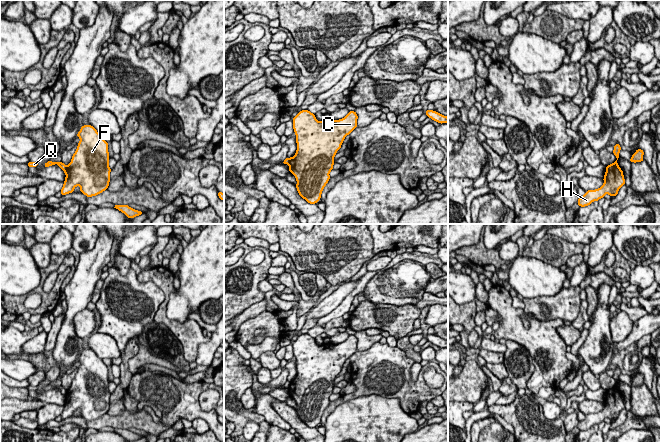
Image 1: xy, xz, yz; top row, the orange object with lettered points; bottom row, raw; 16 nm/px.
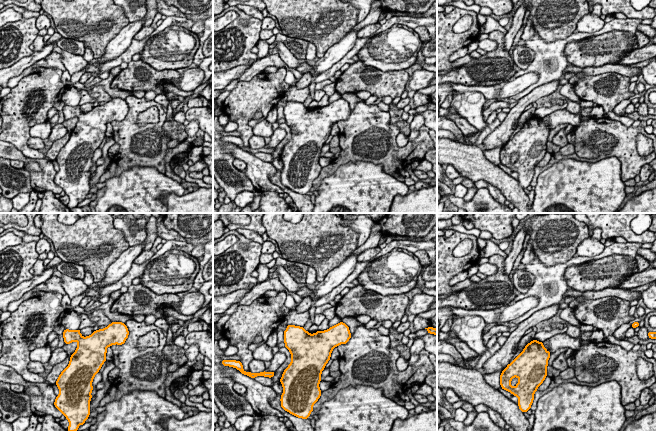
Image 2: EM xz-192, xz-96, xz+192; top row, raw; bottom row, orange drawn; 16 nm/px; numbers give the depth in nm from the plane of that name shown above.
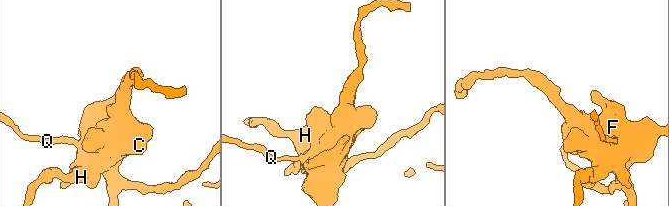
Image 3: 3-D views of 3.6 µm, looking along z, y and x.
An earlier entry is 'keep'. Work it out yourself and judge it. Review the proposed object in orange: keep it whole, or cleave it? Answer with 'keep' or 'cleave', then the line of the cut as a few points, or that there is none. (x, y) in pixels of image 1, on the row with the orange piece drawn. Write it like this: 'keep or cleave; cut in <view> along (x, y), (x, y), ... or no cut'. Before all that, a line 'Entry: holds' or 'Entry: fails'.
Entry: fails
cleave; cut in xy along (67, 166), (64, 171)

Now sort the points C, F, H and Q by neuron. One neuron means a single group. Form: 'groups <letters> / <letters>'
groups C F H / Q

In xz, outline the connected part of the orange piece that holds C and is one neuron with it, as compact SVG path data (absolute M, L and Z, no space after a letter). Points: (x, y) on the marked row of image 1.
M302 110L293 118L297 151L289 162L289 171L297 180L299 195L310 204L321 199L333 169L334 156L344 138L357 128L355 111L339 120L317 121L315 114Z

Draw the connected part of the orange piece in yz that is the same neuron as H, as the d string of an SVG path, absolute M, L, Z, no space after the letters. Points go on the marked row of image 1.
M617 160L606 166L605 176L603 178L604 184L595 190L586 191L585 195L578 199L577 203L580 207L590 205L593 201L598 201L603 198L605 194L616 196L619 189L625 185L623 171L618 166Z

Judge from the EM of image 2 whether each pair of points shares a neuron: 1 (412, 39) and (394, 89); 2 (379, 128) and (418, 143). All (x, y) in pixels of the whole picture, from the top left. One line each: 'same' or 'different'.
1: different
2: same

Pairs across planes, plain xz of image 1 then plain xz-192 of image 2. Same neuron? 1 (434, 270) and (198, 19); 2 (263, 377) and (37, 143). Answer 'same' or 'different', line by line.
1: same
2: same

